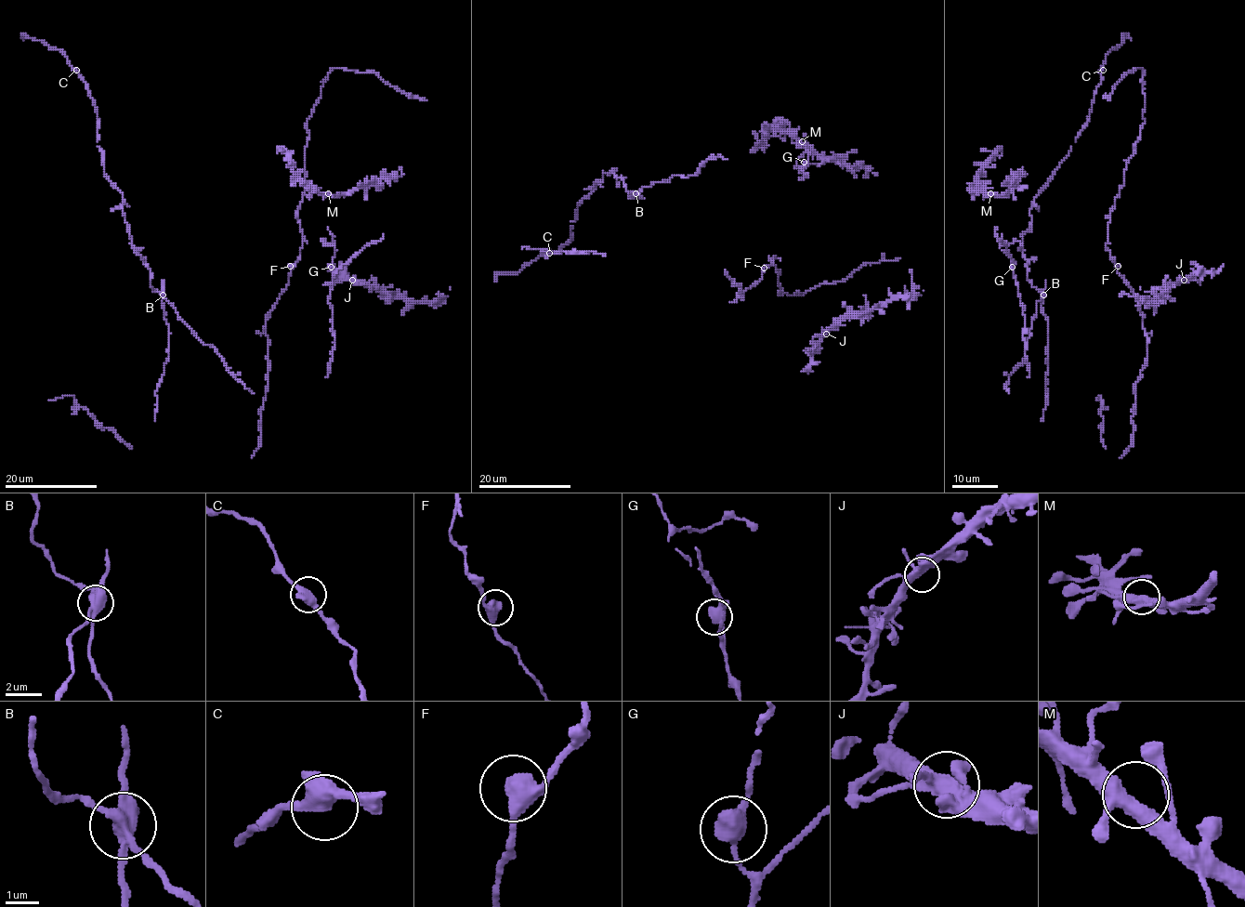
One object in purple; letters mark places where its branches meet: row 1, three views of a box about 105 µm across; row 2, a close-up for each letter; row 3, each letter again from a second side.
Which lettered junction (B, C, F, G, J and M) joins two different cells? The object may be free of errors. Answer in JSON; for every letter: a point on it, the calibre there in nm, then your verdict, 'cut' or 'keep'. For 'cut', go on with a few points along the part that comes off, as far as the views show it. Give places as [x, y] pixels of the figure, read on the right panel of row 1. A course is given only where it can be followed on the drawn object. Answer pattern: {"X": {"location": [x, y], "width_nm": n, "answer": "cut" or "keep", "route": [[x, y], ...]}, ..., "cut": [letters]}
{"B": {"location": [1043, 295], "width_nm": 400, "answer": "cut", "route": [[1042, 295], [1041, 309], [1047, 320], [1047, 373], [1046, 408], [1041, 421]]}, "C": {"location": [1103, 70], "width_nm": 360, "answer": "keep"}, "F": {"location": [1118, 266], "width_nm": 460, "answer": "keep"}, "G": {"location": [1012, 267], "width_nm": 440, "answer": "keep"}, "J": {"location": [1184, 280], "width_nm": 400, "answer": "keep"}, "M": {"location": [990, 193], "width_nm": 360, "answer": "keep"}, "cut": ["B"]}

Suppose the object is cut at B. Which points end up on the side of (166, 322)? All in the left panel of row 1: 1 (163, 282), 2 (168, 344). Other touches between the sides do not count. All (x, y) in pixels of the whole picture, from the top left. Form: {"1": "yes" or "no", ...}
{"1": "yes", "2": "yes"}

